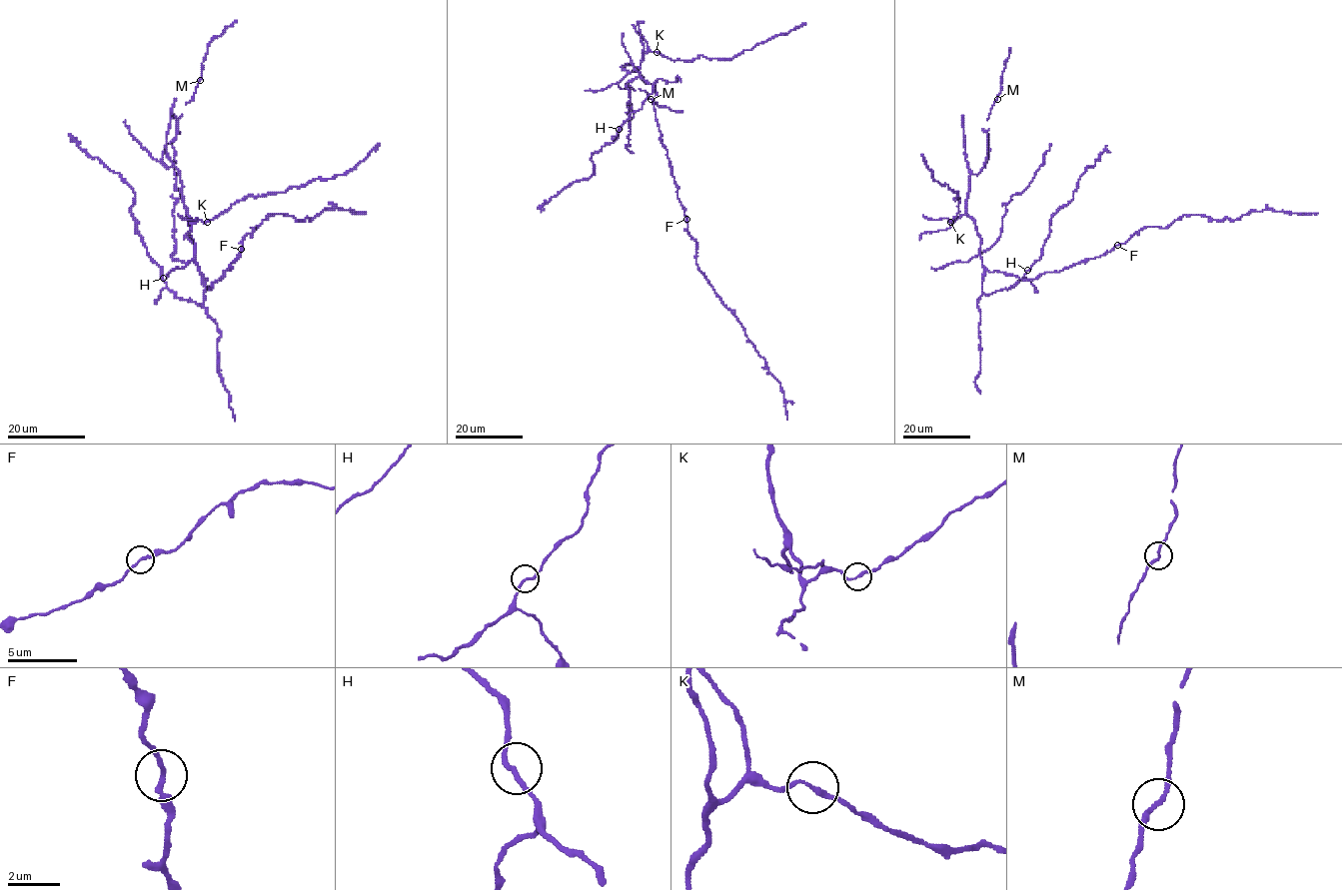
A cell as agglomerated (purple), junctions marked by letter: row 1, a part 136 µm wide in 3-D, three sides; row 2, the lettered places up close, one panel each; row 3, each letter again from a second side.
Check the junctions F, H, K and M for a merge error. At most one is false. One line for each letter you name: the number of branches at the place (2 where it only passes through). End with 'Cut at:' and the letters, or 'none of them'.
Cut at: none of them

